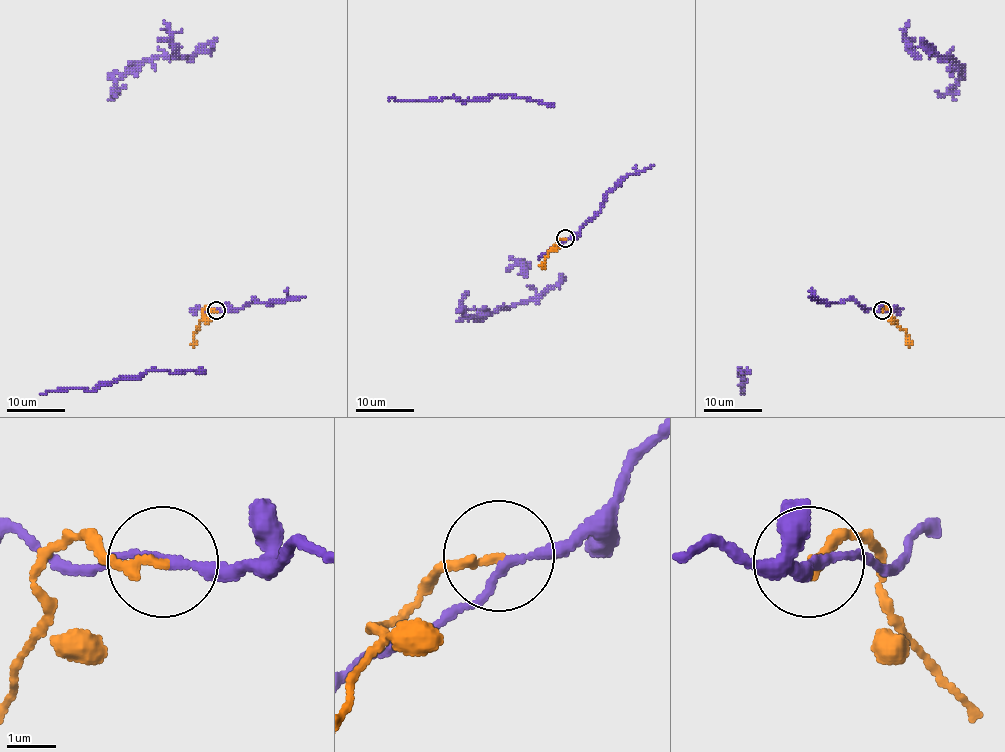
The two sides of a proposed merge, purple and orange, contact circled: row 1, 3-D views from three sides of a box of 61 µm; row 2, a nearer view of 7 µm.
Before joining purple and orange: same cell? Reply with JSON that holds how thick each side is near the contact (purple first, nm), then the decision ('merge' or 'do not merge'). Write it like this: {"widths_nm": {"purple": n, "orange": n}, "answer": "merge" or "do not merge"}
{"widths_nm": {"purple": 160, "orange": 190}, "answer": "do not merge"}

